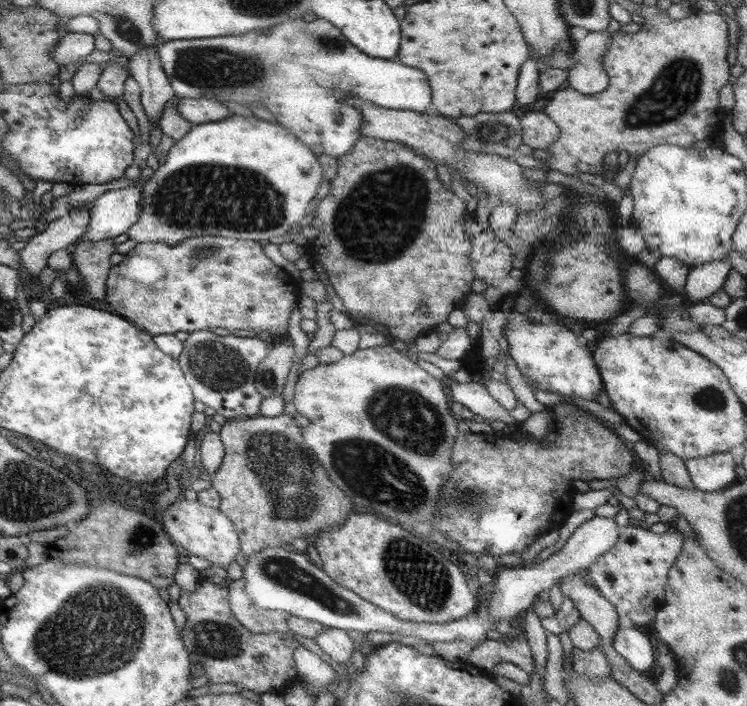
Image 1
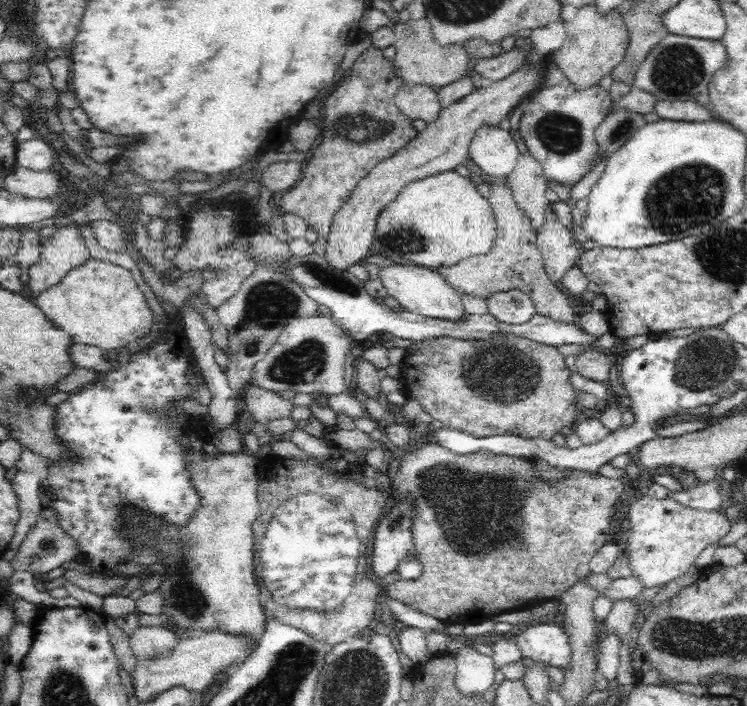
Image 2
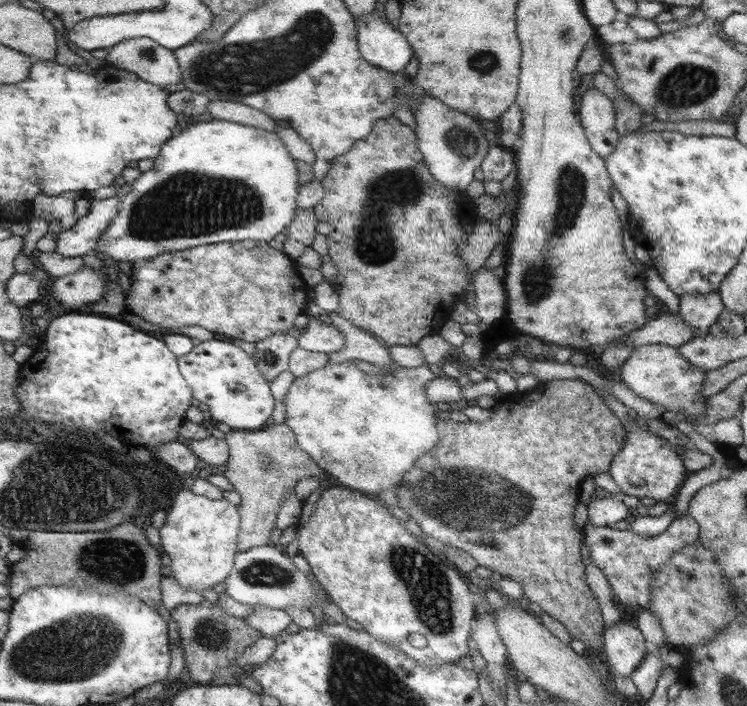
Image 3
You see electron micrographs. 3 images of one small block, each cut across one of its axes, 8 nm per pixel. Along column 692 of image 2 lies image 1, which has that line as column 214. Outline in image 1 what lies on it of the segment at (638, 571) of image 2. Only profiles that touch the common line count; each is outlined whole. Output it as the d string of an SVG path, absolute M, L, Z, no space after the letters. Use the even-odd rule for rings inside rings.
M180 496L177 500L162 510L160 521L166 528L172 542L178 548L188 550L190 555L200 556L213 564L213 566L227 569L231 563L236 562L236 554L240 552L238 533L234 523L218 508L212 508L200 501L191 501Z

